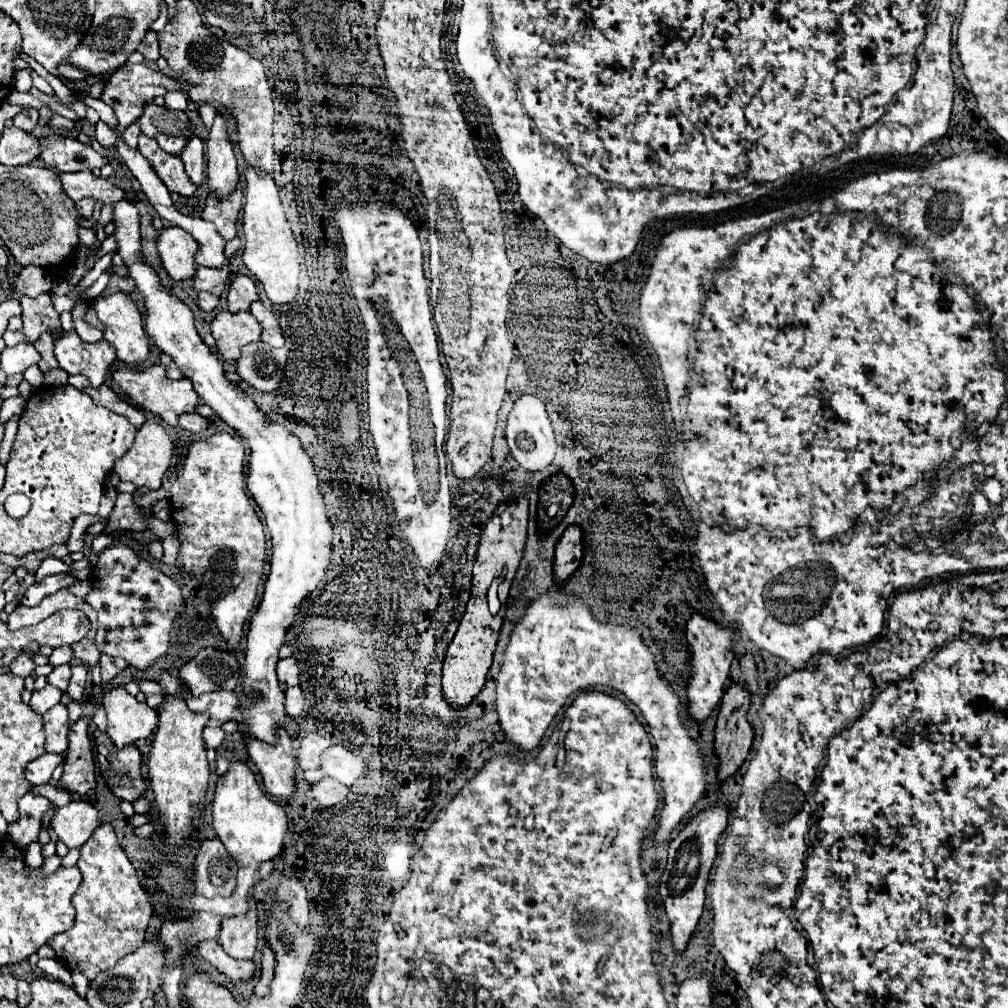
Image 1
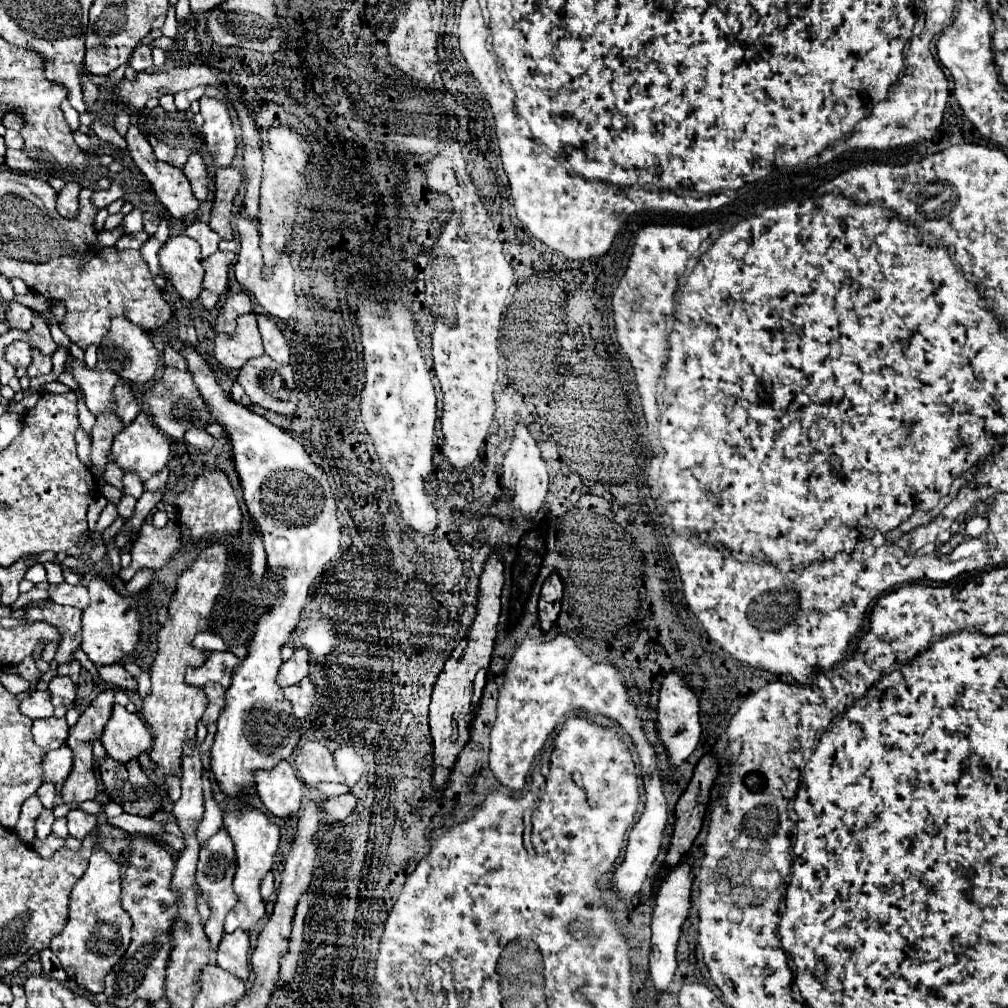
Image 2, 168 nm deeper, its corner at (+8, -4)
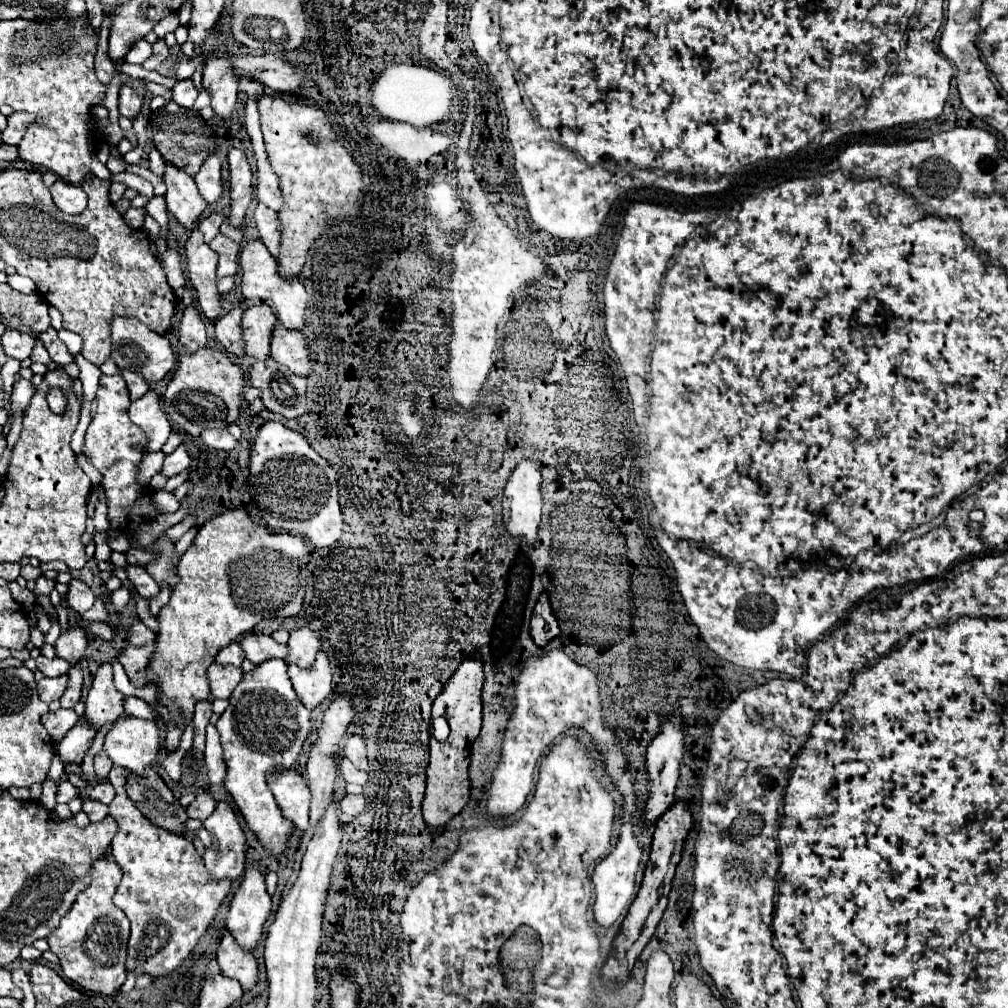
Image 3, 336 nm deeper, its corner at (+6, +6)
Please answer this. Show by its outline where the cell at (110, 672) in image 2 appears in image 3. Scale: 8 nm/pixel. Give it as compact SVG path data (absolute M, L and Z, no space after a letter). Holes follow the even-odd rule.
M128 644L120 654L118 654L118 662L124 666L130 682L134 686L144 686L148 684L146 678L146 666L150 664L154 652L154 644L146 644L146 646L134 646Z

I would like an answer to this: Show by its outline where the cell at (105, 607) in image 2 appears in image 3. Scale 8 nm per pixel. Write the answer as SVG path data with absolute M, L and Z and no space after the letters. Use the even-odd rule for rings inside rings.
M96 600L96 604L94 604L94 608L92 610L88 610L82 618L84 620L88 620L88 622L108 622L108 616L110 616L110 612L108 612L108 608L106 608L106 600Z

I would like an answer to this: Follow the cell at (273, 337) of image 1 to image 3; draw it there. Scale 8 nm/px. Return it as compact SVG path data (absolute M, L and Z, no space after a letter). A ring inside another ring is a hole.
M278 324L272 336L272 358L296 376L308 376L310 350L304 334L296 334Z

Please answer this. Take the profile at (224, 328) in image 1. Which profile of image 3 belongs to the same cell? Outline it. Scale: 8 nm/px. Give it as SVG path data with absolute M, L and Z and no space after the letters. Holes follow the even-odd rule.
M260 304L246 308L242 314L242 330L246 342L246 354L256 360L266 360L270 356L272 332L278 324L276 314L270 306Z

